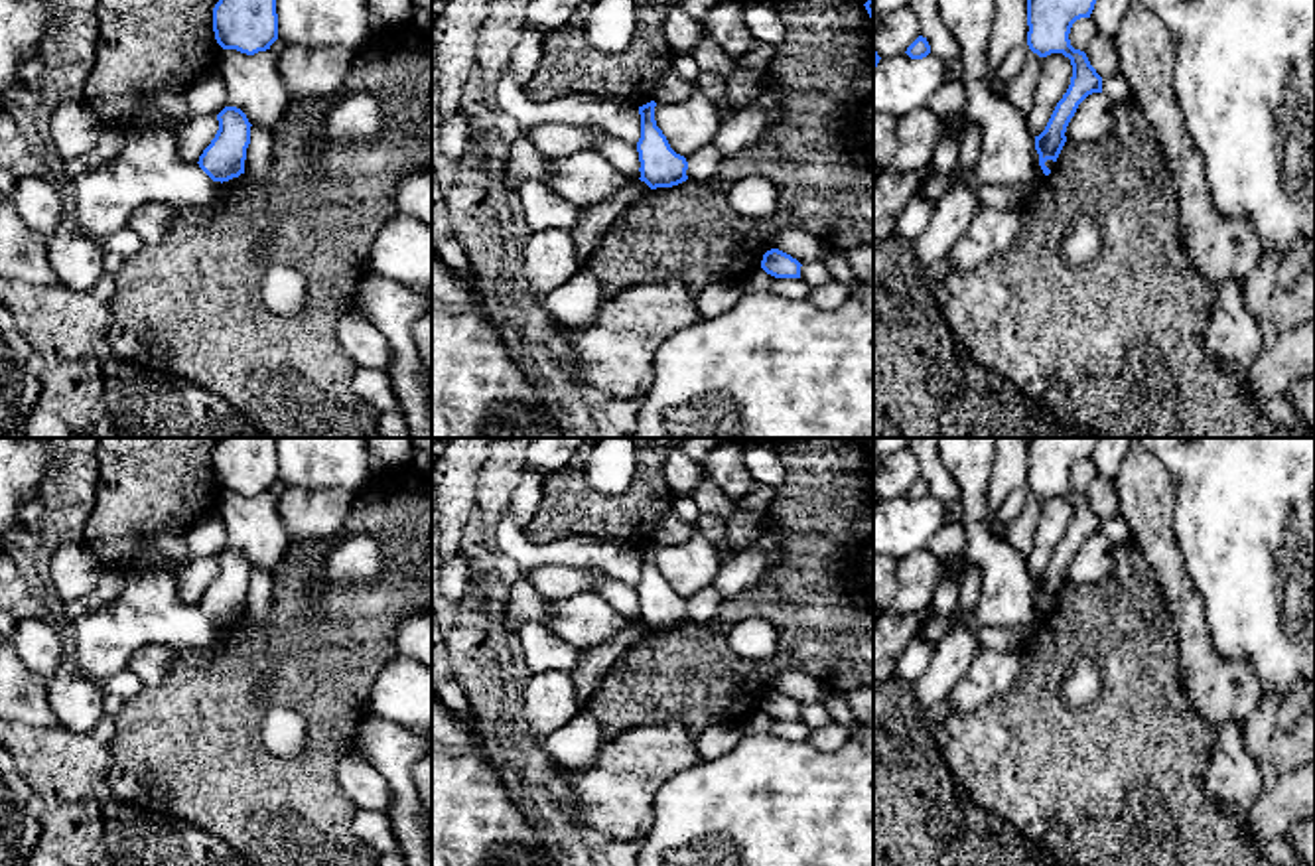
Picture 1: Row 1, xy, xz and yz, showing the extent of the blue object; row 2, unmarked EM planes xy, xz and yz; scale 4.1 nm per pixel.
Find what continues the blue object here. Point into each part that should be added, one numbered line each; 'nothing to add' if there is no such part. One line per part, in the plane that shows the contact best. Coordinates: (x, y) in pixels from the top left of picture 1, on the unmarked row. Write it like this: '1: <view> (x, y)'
nothing to add

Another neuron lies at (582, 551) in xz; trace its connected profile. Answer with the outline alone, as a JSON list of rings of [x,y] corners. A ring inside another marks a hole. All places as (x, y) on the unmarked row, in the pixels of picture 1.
[[[509,509],[497,525],[497,550],[511,556],[520,568],[564,564],[574,568],[597,568],[605,576],[629,586],[641,580],[639,548],[609,542],[591,535],[574,535],[554,542],[536,544],[515,525]]]

